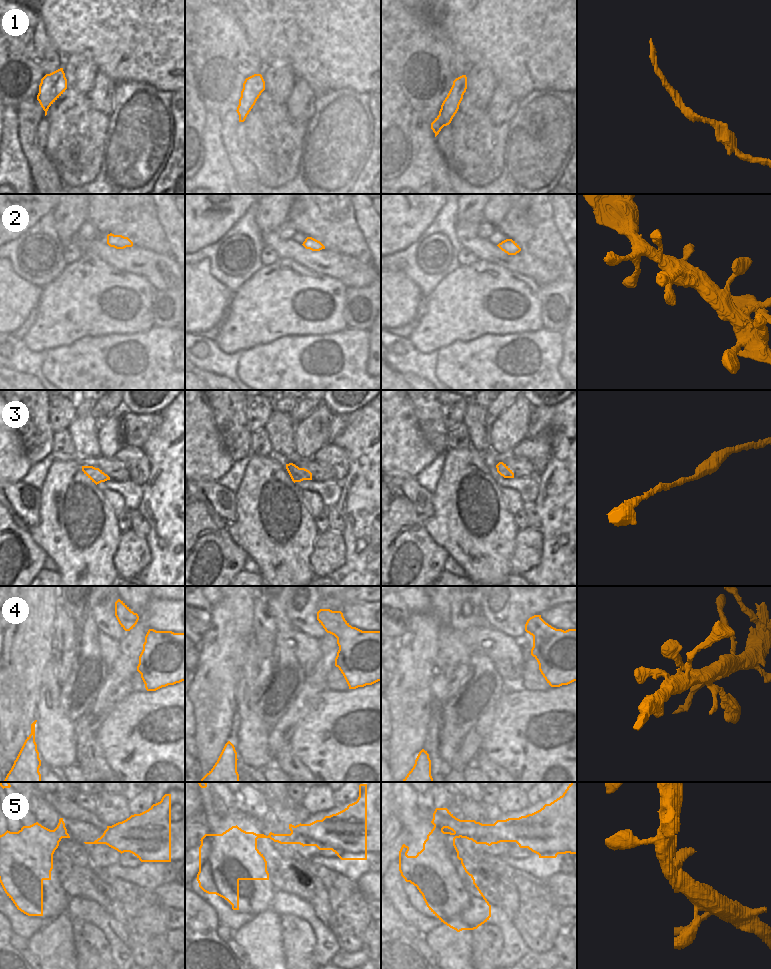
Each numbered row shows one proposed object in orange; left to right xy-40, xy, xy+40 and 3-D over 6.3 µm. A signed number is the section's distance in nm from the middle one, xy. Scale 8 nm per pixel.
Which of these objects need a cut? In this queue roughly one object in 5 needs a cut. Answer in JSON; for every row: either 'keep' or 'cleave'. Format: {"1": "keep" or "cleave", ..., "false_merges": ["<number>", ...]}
{"1": "keep", "2": "keep", "3": "keep", "4": "keep", "5": "keep", "false_merges": []}

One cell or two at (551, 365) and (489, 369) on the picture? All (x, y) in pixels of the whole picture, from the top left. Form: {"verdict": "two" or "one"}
{"verdict": "one"}

